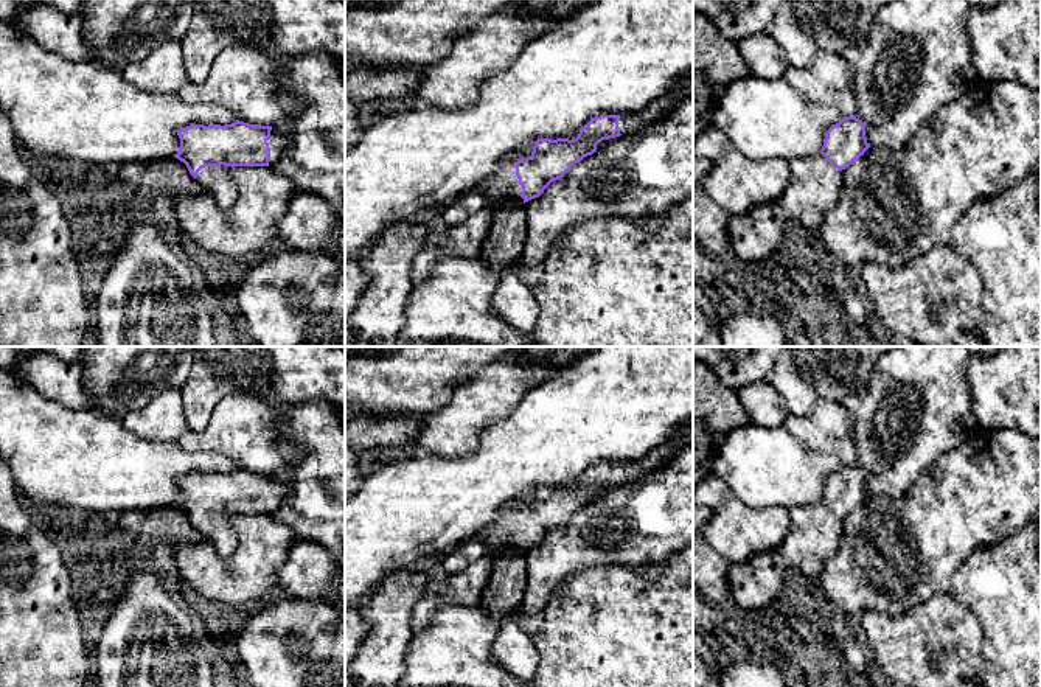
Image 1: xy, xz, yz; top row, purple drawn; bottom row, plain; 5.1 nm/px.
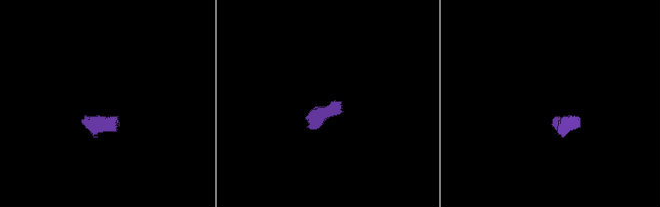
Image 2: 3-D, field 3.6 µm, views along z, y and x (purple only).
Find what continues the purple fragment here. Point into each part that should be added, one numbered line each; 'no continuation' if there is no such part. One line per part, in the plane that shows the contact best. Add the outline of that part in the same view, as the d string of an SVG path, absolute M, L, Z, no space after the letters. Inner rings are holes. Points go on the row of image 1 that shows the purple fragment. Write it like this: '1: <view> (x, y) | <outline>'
1: xy (218, 181) | M224 165L205 166L196 176L196 182L202 190L210 191L224 210L230 210L238 199L238 188L232 169L232 166Z
2: xz (502, 187) | M502 163L480 183L488 205L524 204L516 163Z

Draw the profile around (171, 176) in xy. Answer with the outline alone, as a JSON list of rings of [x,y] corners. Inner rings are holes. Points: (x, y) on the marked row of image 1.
[[[176,157],[154,162],[131,162],[112,171],[118,180],[143,197],[152,191],[168,194],[169,197],[202,191],[186,165]]]

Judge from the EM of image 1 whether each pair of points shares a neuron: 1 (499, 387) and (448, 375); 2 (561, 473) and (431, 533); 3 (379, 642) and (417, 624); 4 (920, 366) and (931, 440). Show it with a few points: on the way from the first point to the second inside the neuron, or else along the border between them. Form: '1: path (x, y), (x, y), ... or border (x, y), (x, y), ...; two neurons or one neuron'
1: border (493, 362), (465, 381), (443, 406); two neurons
2: path (529, 473), (502, 473), (477, 487), (463, 501); one neuron
3: border (424, 592), (412, 611), (410, 631), (414, 634); two neurons
4: path (937, 381), (931, 389), (931, 421); one neuron

